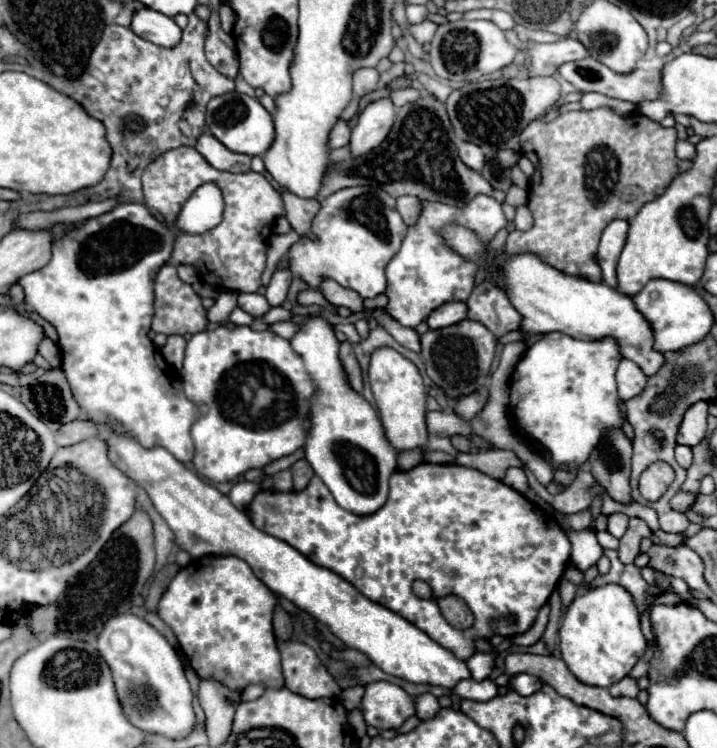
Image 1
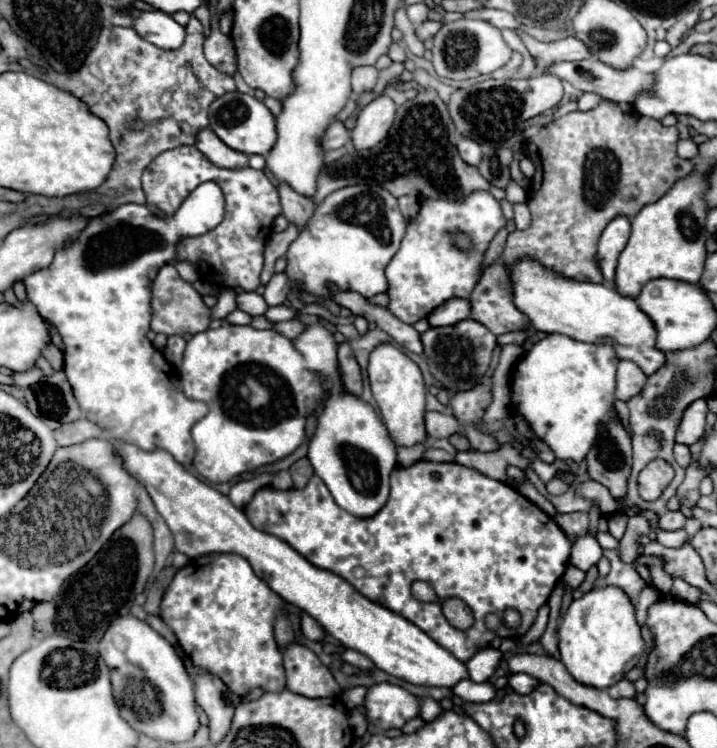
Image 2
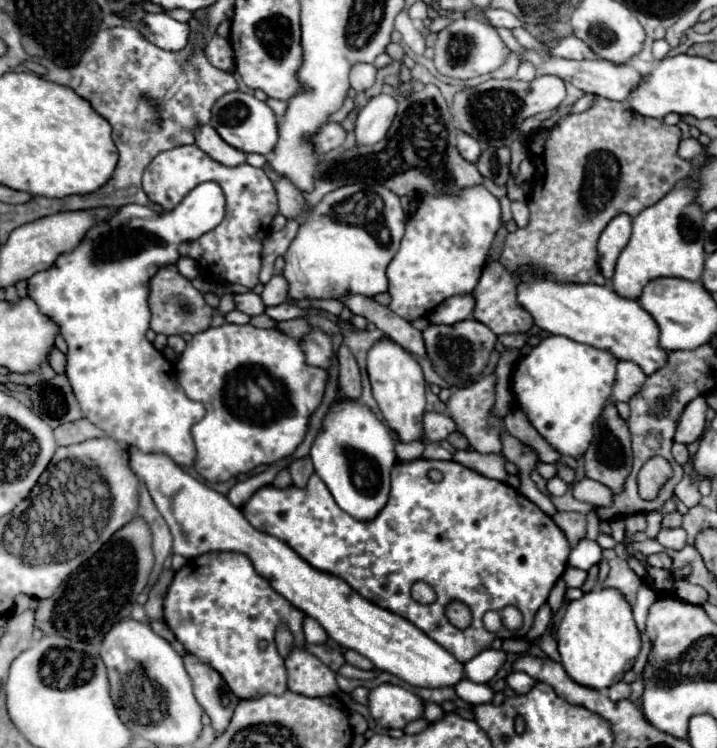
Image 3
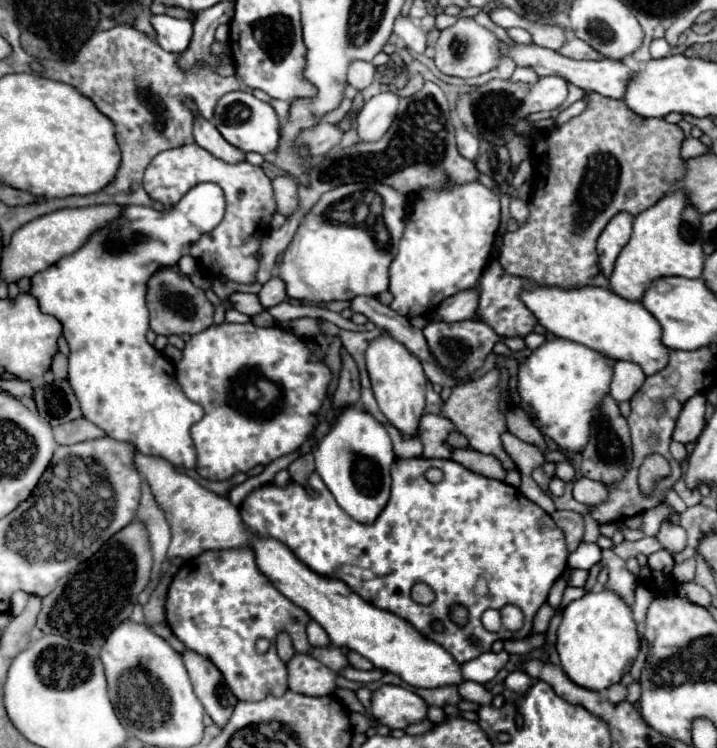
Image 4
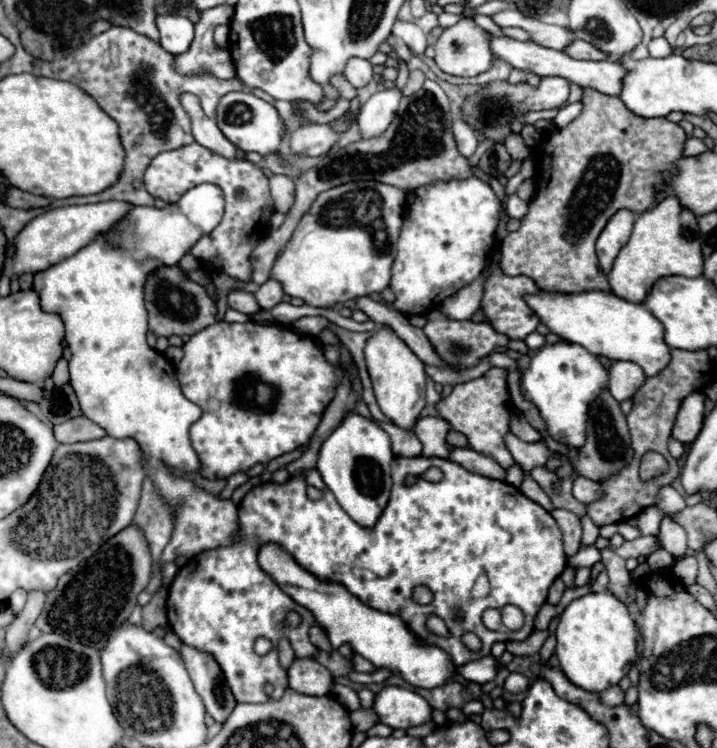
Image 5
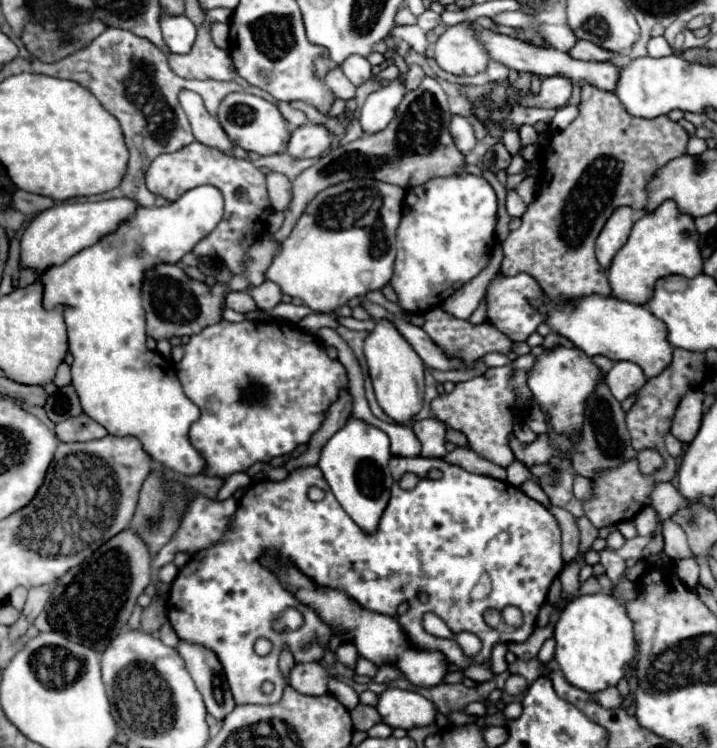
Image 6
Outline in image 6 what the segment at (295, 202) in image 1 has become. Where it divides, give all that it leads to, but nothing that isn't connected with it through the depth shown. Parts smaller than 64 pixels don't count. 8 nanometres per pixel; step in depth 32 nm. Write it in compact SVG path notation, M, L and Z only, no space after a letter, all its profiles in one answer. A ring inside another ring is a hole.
M278 172L266 174L266 188L268 188L268 198L274 210L286 210L292 198L292 182Z

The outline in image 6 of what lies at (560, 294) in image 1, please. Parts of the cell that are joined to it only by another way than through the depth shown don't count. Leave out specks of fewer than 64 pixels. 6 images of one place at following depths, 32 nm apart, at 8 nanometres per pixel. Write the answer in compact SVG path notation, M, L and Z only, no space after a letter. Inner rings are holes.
M588 296L580 298L574 304L564 302L532 302L540 312L548 316L548 326L556 330L560 336L572 340L578 348L582 348L588 356L602 354L614 362L628 360L638 364L646 378L658 376L672 362L672 346L668 344L668 328L662 320L652 316L646 306L630 304L618 300L614 296Z

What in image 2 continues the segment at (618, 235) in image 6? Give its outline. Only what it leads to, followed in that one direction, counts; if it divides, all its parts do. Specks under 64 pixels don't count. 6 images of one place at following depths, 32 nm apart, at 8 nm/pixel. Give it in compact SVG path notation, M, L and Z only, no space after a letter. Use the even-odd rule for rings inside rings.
M618 216L614 218L602 232L598 242L598 264L608 284L614 284L614 272L620 252L624 250L630 236L630 218Z

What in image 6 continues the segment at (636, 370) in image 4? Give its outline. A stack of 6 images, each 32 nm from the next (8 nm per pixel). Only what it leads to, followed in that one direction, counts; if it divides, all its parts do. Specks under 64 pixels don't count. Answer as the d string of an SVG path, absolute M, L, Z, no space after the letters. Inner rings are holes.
M614 362L612 370L606 374L606 384L610 386L616 400L622 402L646 384L646 376L634 362Z

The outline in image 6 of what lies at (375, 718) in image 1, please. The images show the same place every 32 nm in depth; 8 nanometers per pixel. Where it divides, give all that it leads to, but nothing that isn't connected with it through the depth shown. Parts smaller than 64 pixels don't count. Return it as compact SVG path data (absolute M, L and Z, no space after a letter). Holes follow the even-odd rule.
M388 688L380 696L376 710L388 726L404 730L434 724L438 714L436 706L422 694L398 688Z

